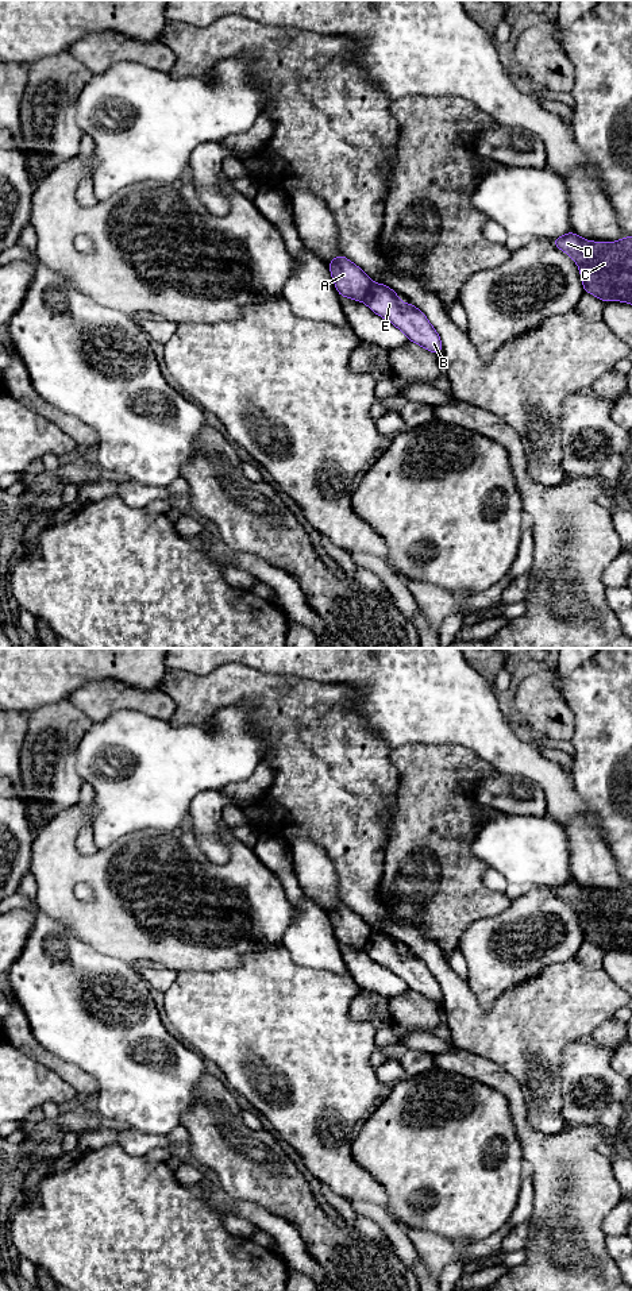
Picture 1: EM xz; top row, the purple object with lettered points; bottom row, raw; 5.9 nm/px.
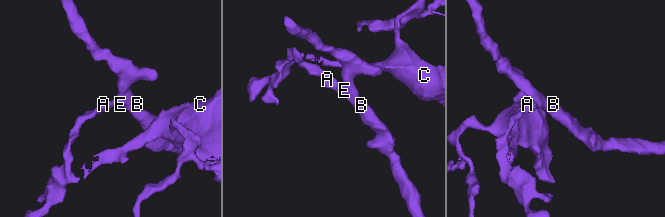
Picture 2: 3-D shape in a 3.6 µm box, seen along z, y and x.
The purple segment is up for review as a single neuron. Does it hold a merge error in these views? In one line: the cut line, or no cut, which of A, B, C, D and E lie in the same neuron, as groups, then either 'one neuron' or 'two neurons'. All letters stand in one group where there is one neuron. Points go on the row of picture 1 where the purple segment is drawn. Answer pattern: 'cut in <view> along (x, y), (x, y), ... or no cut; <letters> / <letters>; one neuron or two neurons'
cut in xz along (373, 284), (362, 300); A C D / B E; two neurons

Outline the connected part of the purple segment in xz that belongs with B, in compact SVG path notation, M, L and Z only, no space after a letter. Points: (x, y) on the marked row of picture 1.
M373 284L363 302L378 316L394 324L412 343L442 355L442 339L425 315L415 305L400 301L384 284Z

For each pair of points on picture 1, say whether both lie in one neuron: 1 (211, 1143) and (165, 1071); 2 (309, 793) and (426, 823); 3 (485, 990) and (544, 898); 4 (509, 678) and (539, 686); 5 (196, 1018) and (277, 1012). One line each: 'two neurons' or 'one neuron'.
1: two neurons
2: two neurons
3: one neuron
4: two neurons
5: one neuron

